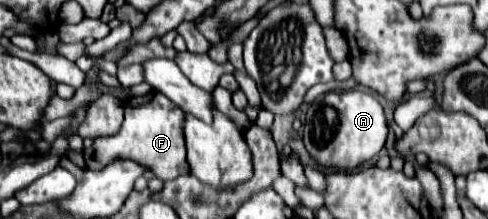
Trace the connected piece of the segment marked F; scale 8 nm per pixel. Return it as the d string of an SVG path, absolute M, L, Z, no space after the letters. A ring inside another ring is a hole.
M149 92L147 95L132 97L125 104L125 122L121 130L113 136L95 138L93 146L83 152L87 168L101 170L107 164L115 162L115 158L131 158L147 166L157 178L173 180L181 174L189 174L187 158L185 158L185 140L183 140L183 120L185 112L175 106L167 96L159 92Z

